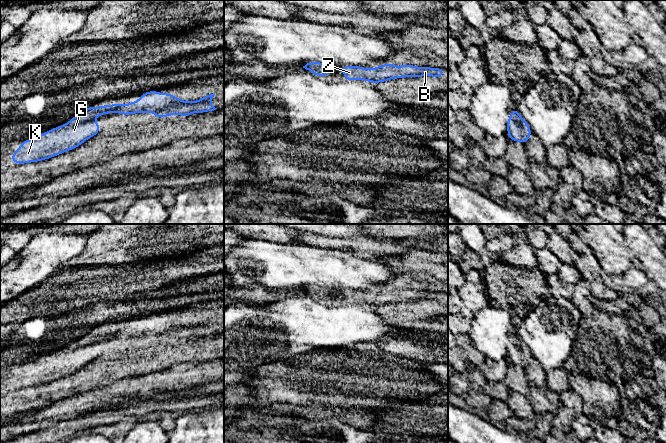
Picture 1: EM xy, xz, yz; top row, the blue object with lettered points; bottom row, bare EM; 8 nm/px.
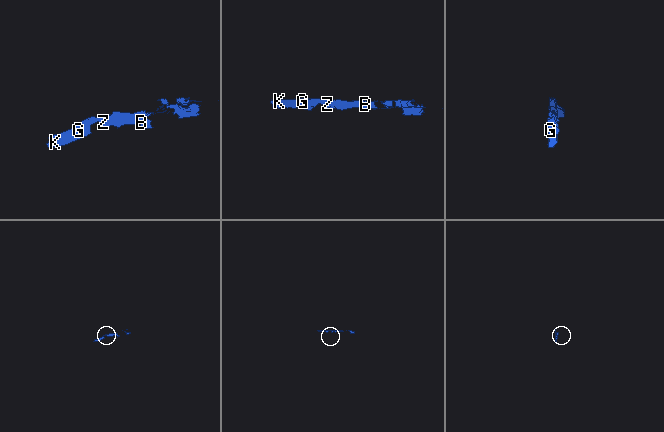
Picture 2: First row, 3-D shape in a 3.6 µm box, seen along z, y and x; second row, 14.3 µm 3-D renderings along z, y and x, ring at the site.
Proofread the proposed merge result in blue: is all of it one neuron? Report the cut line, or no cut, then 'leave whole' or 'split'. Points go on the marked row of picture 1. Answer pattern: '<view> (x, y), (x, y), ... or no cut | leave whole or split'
no cut | leave whole

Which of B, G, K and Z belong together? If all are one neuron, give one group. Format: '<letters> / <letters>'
B G K Z

